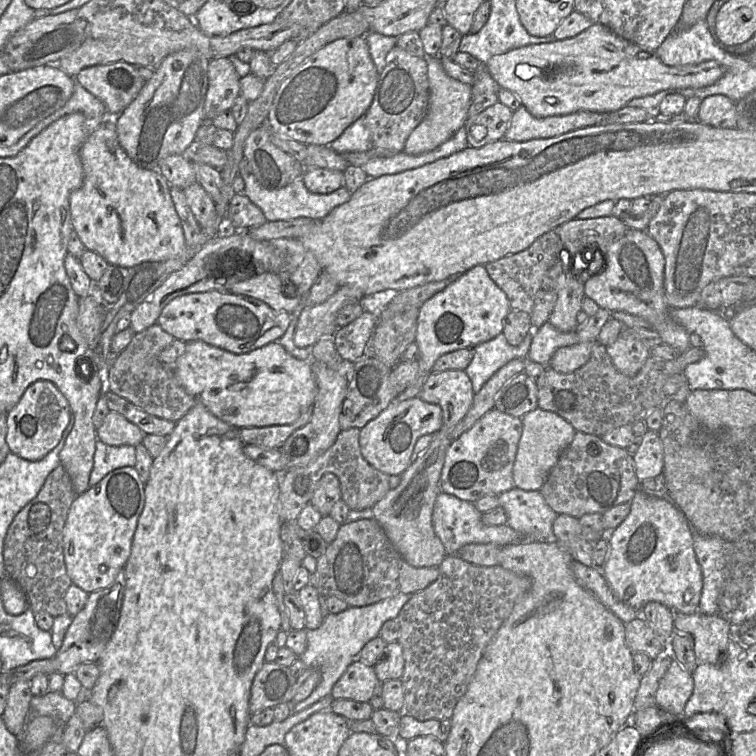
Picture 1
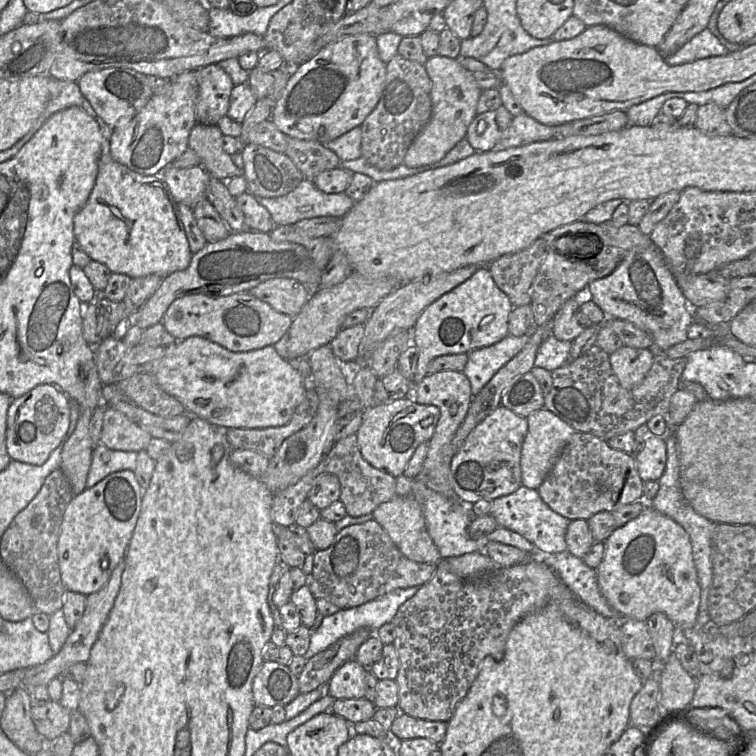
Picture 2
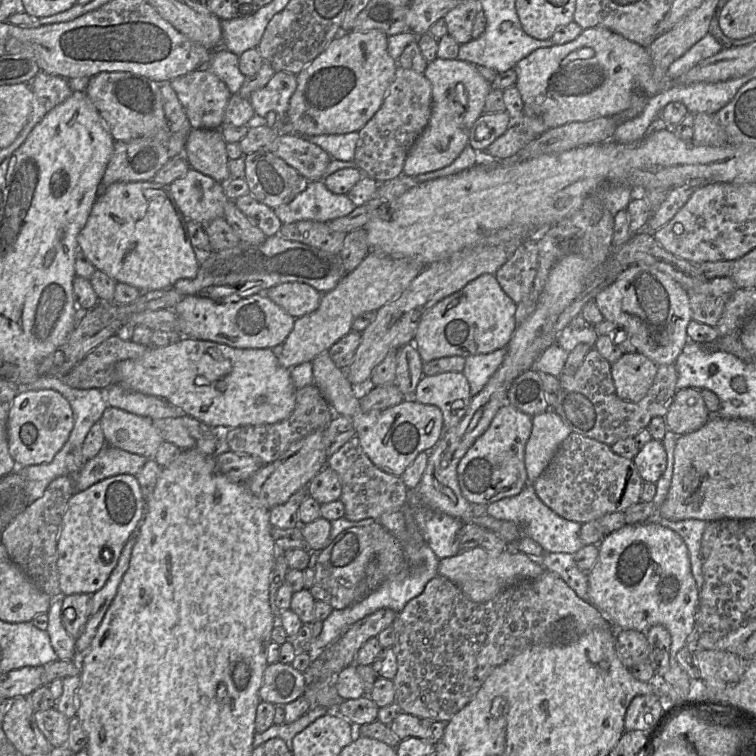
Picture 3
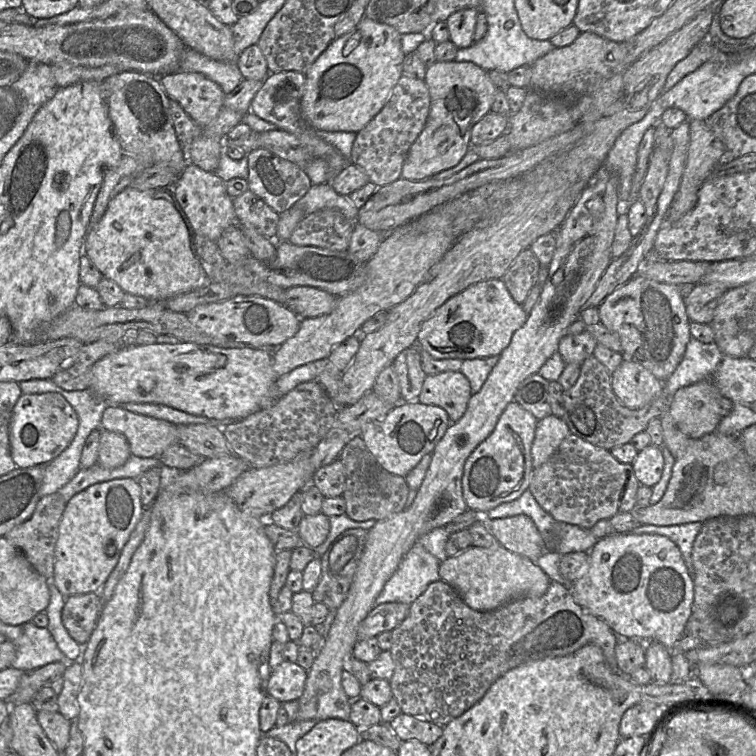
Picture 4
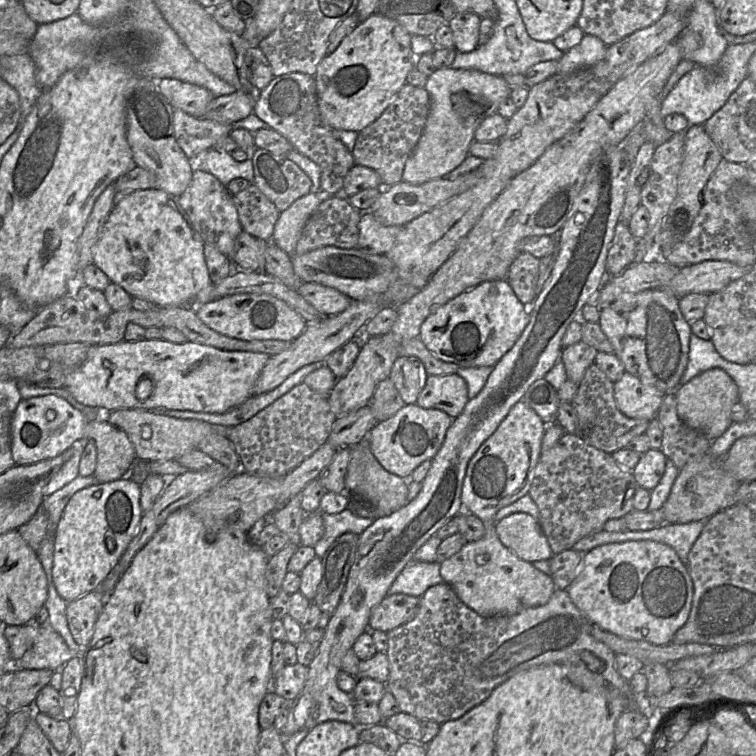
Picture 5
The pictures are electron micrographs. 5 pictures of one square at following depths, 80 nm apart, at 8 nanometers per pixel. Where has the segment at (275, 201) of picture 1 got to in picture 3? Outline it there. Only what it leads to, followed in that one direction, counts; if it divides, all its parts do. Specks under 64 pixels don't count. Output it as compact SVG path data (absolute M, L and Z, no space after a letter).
M317 180L310 181L303 192L299 193L290 203L274 208L274 212L283 224L304 220L329 222L350 214L356 207L346 194L335 194L326 187L323 180Z

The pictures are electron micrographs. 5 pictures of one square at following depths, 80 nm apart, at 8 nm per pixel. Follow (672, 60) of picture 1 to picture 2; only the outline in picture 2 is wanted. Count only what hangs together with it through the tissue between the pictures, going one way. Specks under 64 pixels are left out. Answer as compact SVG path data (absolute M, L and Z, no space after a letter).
M706 27L696 34L675 53L665 57L671 66L685 64L712 56L723 56L730 51L723 46L715 35Z

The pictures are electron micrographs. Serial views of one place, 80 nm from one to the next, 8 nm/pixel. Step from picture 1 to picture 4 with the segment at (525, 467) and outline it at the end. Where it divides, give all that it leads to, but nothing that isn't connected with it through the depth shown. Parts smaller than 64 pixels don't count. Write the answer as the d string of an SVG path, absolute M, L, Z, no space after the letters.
M554 414L538 420L531 447L534 469L545 463L570 433L564 419Z

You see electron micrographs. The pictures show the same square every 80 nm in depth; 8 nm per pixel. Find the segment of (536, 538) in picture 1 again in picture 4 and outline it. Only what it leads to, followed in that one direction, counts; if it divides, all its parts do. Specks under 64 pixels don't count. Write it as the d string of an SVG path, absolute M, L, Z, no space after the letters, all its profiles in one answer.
M527 489L518 499L500 504L487 513L492 519L523 514L535 523L545 540L546 551L552 549L560 555L572 552L587 552L600 540L589 529L555 520L536 501Z

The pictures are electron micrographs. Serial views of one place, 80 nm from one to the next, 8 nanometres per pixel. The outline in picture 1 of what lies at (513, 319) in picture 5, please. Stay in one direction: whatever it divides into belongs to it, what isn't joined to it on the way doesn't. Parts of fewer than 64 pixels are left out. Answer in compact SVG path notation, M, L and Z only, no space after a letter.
M476 265L457 276L445 289L428 299L419 310L415 341L419 348L420 373L399 398L418 397L427 376L433 371L435 361L443 354L462 348L474 348L476 345L493 339L504 328L504 320L511 311L505 292L492 280L484 265Z

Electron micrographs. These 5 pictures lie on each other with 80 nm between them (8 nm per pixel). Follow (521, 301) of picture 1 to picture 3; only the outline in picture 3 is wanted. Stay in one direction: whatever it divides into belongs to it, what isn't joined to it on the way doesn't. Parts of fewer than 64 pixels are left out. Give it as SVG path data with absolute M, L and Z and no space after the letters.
M537 237L527 238L495 273L504 292L516 303L532 291L539 266Z

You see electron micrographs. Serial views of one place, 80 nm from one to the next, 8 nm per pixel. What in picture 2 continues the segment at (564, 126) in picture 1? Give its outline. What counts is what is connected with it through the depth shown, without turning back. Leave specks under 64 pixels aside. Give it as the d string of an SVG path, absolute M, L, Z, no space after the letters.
M524 111L514 116L508 129L493 150L504 150L534 142L551 140L557 126L542 124Z

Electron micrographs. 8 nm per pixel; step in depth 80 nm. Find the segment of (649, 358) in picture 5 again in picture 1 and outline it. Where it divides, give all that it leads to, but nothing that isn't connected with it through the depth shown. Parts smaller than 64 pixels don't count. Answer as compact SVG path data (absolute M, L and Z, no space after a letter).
M629 228L621 239L606 248L604 257L602 271L584 283L585 296L610 312L624 311L645 319L664 344L675 348L680 354L685 352L690 347L689 333L670 316L671 308L664 296L665 259L658 243L647 231Z

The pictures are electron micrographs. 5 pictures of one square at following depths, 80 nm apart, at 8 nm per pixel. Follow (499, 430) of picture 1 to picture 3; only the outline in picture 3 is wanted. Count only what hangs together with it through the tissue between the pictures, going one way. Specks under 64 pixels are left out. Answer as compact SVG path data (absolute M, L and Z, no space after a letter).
M508 402L498 410L488 429L476 439L457 467L459 486L468 502L489 505L524 489L528 484L525 447L532 426L532 417Z

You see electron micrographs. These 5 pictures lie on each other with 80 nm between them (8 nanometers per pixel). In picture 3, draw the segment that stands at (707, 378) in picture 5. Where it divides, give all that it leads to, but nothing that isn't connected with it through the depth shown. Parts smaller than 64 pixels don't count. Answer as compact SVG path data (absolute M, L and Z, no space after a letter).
M682 388L676 391L665 421L668 430L681 436L700 429L711 416L698 389Z

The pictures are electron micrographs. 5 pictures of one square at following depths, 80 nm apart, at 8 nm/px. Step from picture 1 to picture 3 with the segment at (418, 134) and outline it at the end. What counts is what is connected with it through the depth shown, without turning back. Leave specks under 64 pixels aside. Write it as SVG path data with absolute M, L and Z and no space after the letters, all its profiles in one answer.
M437 57L427 64L424 75L431 83L432 114L427 127L406 157L403 173L407 176L415 176L444 168L458 158L469 143L470 130L476 120L484 113L486 97L492 90L490 82L477 71L476 65L459 59Z

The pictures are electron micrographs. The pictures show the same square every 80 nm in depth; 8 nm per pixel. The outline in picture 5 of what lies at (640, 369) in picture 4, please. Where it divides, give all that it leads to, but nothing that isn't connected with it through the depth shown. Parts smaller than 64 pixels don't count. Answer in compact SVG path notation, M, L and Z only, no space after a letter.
M629 372L614 382L614 397L619 410L630 418L652 420L665 393L646 384Z

